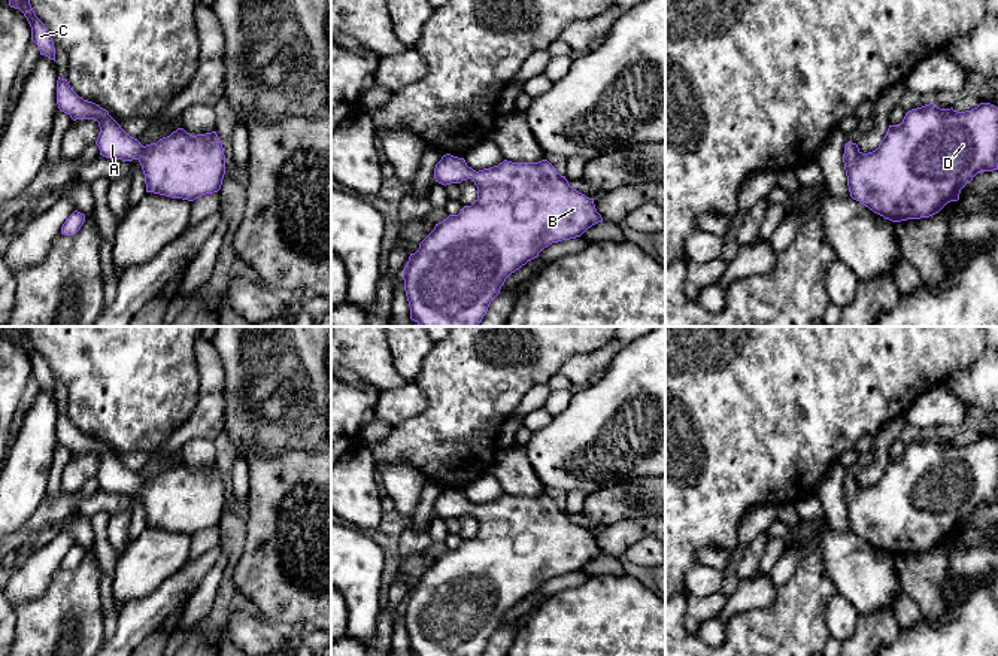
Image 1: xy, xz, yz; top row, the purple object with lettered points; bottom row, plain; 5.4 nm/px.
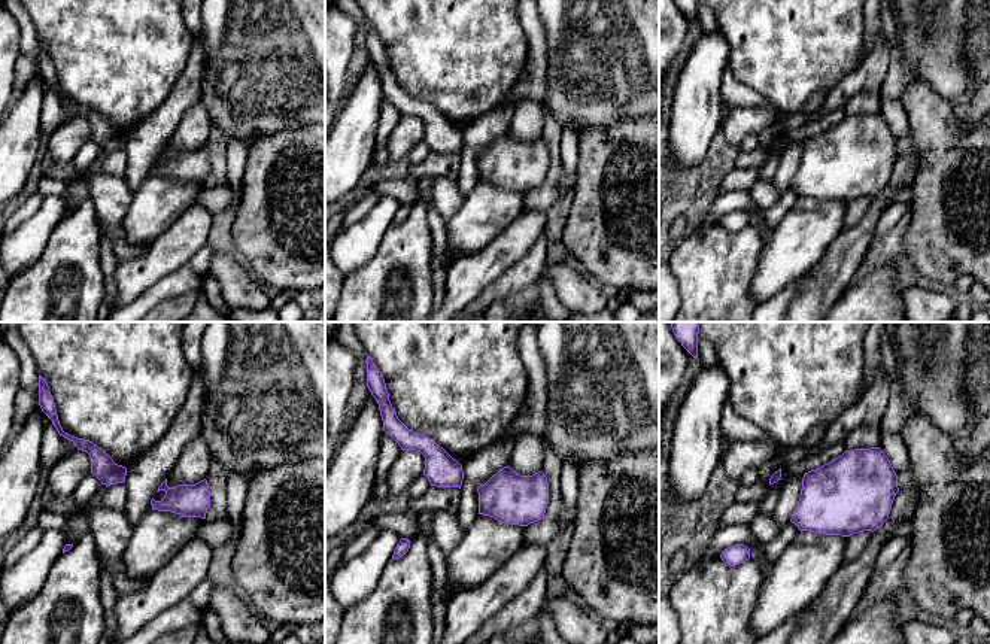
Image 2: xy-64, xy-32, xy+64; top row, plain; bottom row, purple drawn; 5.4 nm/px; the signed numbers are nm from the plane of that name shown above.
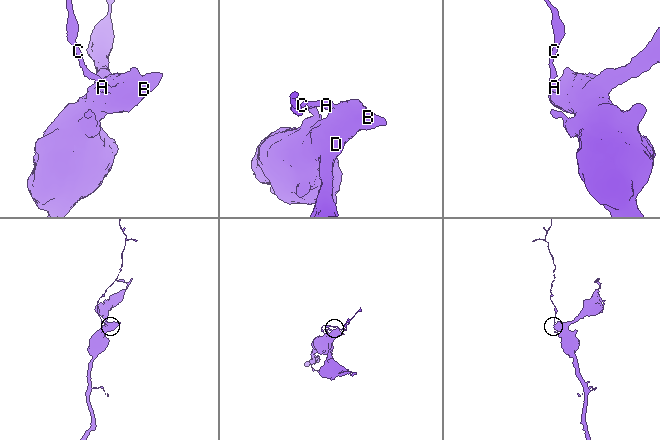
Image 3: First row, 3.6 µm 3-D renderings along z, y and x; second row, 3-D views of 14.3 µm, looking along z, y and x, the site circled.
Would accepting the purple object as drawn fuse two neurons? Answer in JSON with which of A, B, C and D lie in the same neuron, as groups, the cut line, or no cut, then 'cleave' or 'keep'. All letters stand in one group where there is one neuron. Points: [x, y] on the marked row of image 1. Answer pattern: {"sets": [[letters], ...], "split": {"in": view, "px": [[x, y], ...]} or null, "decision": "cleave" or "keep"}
{"sets": [["A", "B", "C", "D"]], "split": null, "decision": "keep"}

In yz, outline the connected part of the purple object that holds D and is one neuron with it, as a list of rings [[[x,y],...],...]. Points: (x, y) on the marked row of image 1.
[[[934,103],[911,109],[900,125],[889,125],[885,139],[873,152],[862,154],[847,142],[843,154],[850,197],[892,222],[929,218],[947,203],[958,201],[961,189],[980,171],[998,170],[998,107],[980,103],[965,112],[940,109]]]

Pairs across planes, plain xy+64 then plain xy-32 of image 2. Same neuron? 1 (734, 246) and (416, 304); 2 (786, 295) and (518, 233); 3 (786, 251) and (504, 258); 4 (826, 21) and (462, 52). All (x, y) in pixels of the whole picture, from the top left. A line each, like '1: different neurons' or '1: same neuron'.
1: same neuron
2: same neuron
3: different neurons
4: same neuron

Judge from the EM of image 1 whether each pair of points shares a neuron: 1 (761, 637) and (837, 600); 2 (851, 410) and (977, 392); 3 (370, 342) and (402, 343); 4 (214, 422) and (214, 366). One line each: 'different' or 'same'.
1: different
2: different
3: different
4: same

